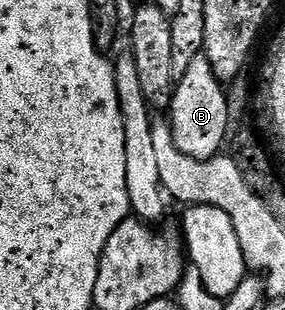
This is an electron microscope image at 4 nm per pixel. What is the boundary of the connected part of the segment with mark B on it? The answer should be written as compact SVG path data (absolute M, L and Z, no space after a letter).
M201 54L185 69L185 77L181 77L175 84L175 96L171 99L169 108L169 122L173 141L185 157L193 157L197 161L216 158L223 147L223 142L228 142L229 136L226 133L226 125L229 122L229 109L232 104L227 100L224 84L219 82L219 78L213 73L213 65L209 65L206 55Z

